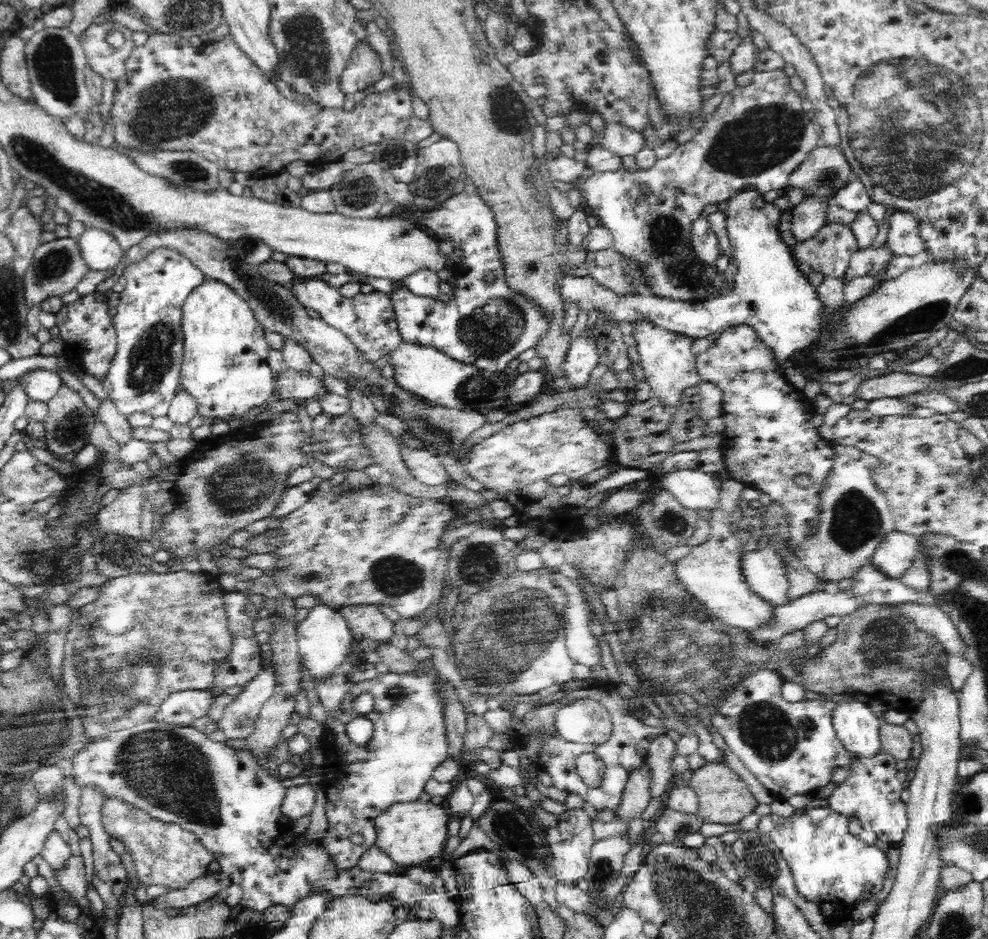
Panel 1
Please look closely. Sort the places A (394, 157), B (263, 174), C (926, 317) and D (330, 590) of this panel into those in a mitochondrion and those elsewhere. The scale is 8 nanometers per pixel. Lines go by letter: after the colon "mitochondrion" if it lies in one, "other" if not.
A: mitochondrion
B: other
C: mitochondrion
D: other

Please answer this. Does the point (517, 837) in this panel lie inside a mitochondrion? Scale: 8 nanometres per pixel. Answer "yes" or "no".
yes

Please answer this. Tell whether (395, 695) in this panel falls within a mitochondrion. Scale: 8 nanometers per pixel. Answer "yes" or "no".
no

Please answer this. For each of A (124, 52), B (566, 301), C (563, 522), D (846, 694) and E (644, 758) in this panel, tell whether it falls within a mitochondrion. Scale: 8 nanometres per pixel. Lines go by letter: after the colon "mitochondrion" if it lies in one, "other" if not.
A: other
B: other
C: other
D: other
E: other

